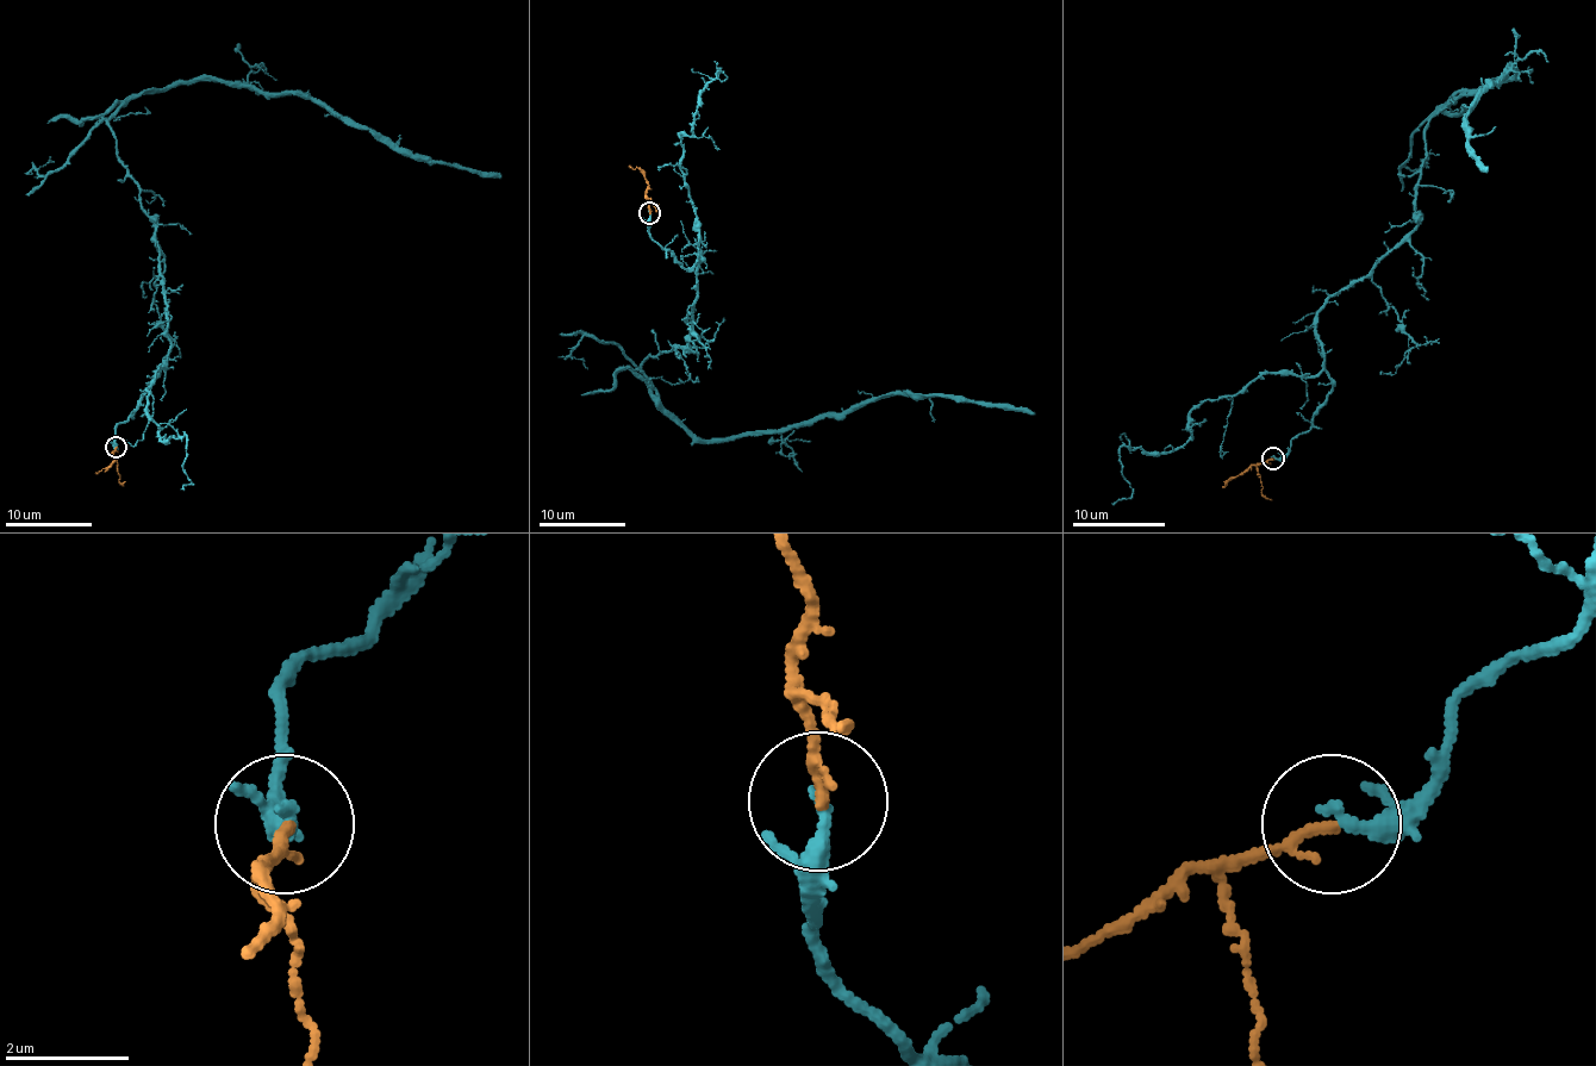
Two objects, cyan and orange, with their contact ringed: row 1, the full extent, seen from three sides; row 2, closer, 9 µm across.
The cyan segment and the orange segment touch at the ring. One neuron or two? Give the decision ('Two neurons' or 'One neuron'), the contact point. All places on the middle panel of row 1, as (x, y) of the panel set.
One neuron. Place: (649, 213)

